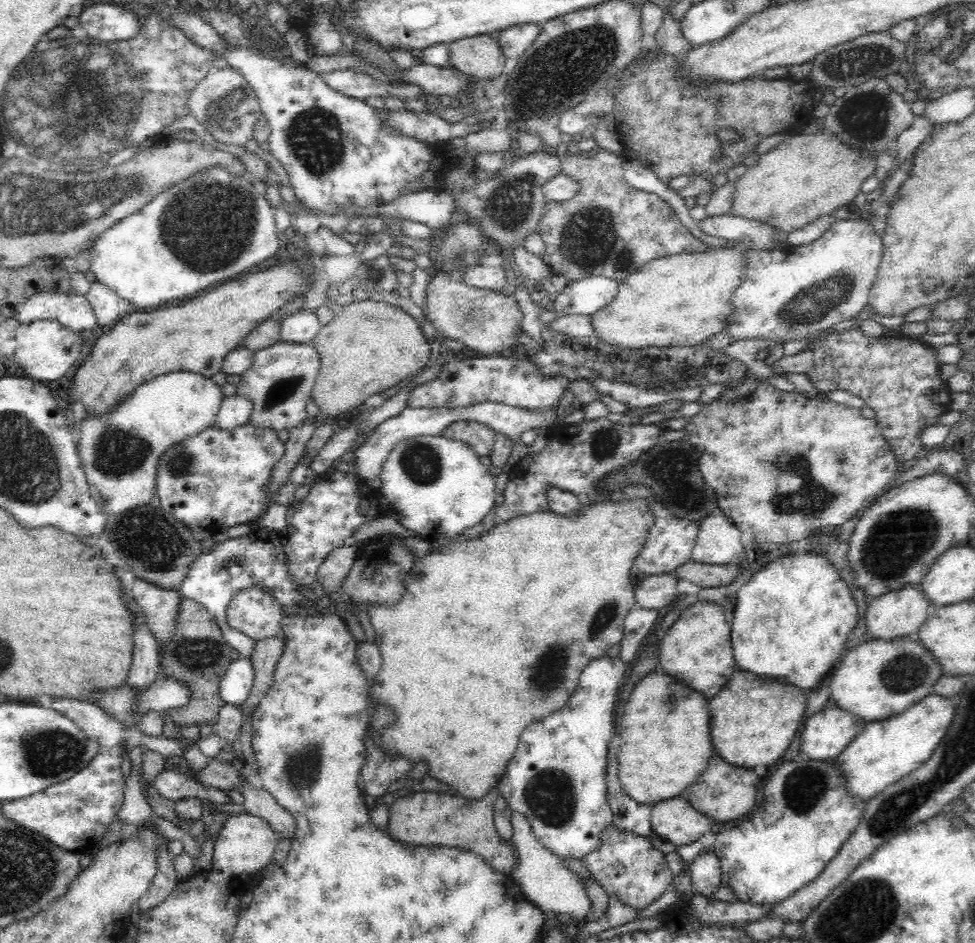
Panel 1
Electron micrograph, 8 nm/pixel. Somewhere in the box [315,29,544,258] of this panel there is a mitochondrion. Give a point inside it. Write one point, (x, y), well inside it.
(511, 204)

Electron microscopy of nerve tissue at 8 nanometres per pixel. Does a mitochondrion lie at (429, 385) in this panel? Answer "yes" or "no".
no

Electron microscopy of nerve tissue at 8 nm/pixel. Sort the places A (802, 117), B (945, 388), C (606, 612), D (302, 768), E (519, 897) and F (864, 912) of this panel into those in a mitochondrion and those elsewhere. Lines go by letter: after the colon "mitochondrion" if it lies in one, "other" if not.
A: other
B: other
C: mitochondrion
D: mitochondrion
E: other
F: mitochondrion

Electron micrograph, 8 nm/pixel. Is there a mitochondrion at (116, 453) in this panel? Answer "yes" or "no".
yes

